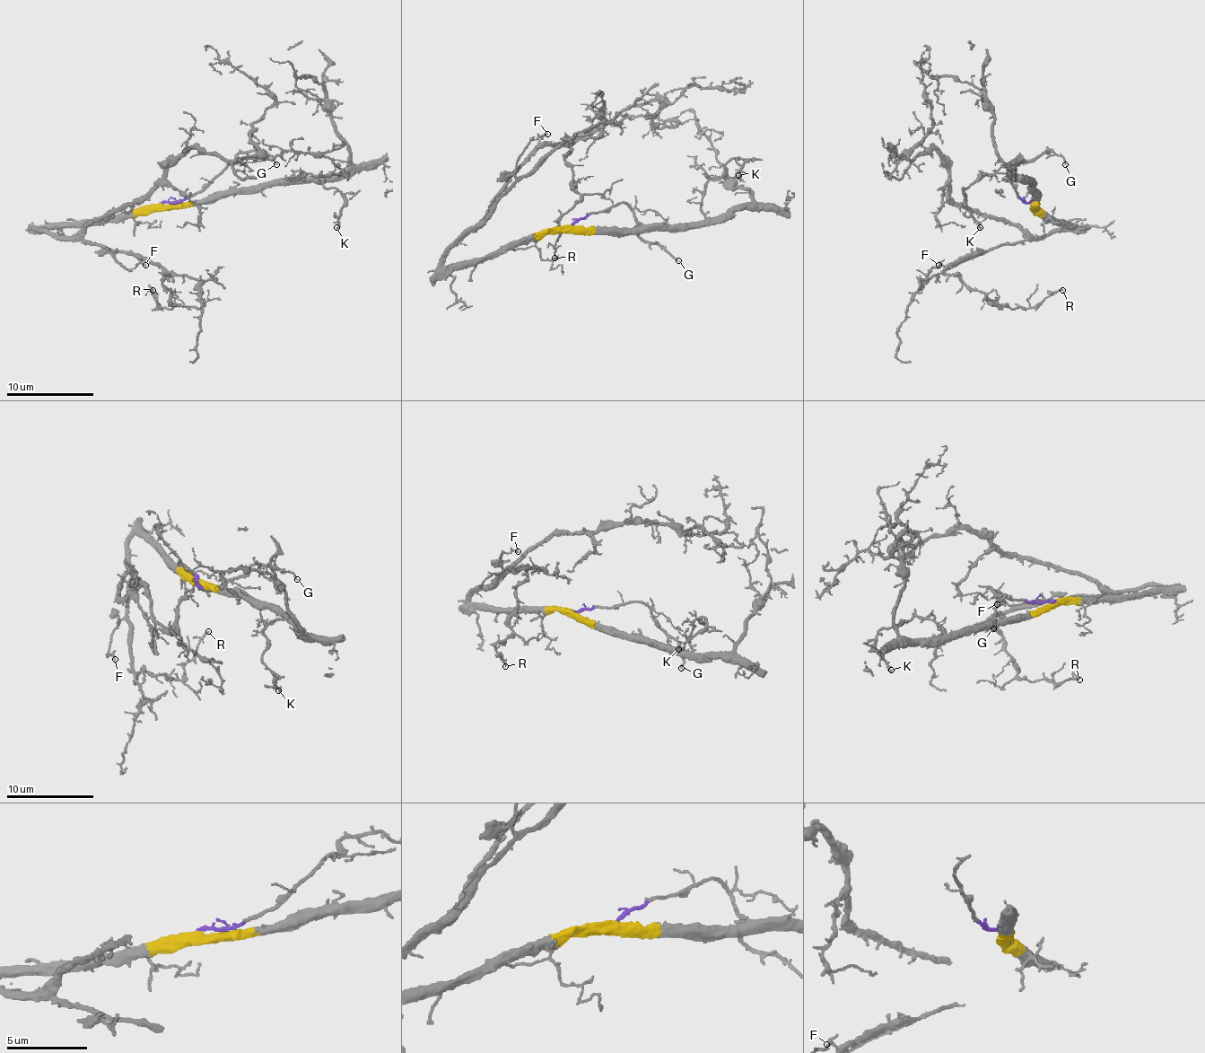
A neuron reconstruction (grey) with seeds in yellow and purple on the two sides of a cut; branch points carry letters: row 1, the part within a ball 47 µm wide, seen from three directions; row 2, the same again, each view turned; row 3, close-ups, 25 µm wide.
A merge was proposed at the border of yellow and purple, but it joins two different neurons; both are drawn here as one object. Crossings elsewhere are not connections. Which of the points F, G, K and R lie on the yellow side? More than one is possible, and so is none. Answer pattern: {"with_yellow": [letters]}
{"with_yellow": ["F", "K", "R"]}

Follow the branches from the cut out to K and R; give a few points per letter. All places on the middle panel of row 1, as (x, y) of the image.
K: (563, 230), (696, 225), (705, 217), (701, 208), (705, 184), (737, 158), (746, 162), (737, 175)
R: (563, 230), (445, 263), (567, 141), (565, 162), (580, 195), (559, 219), (554, 258)

